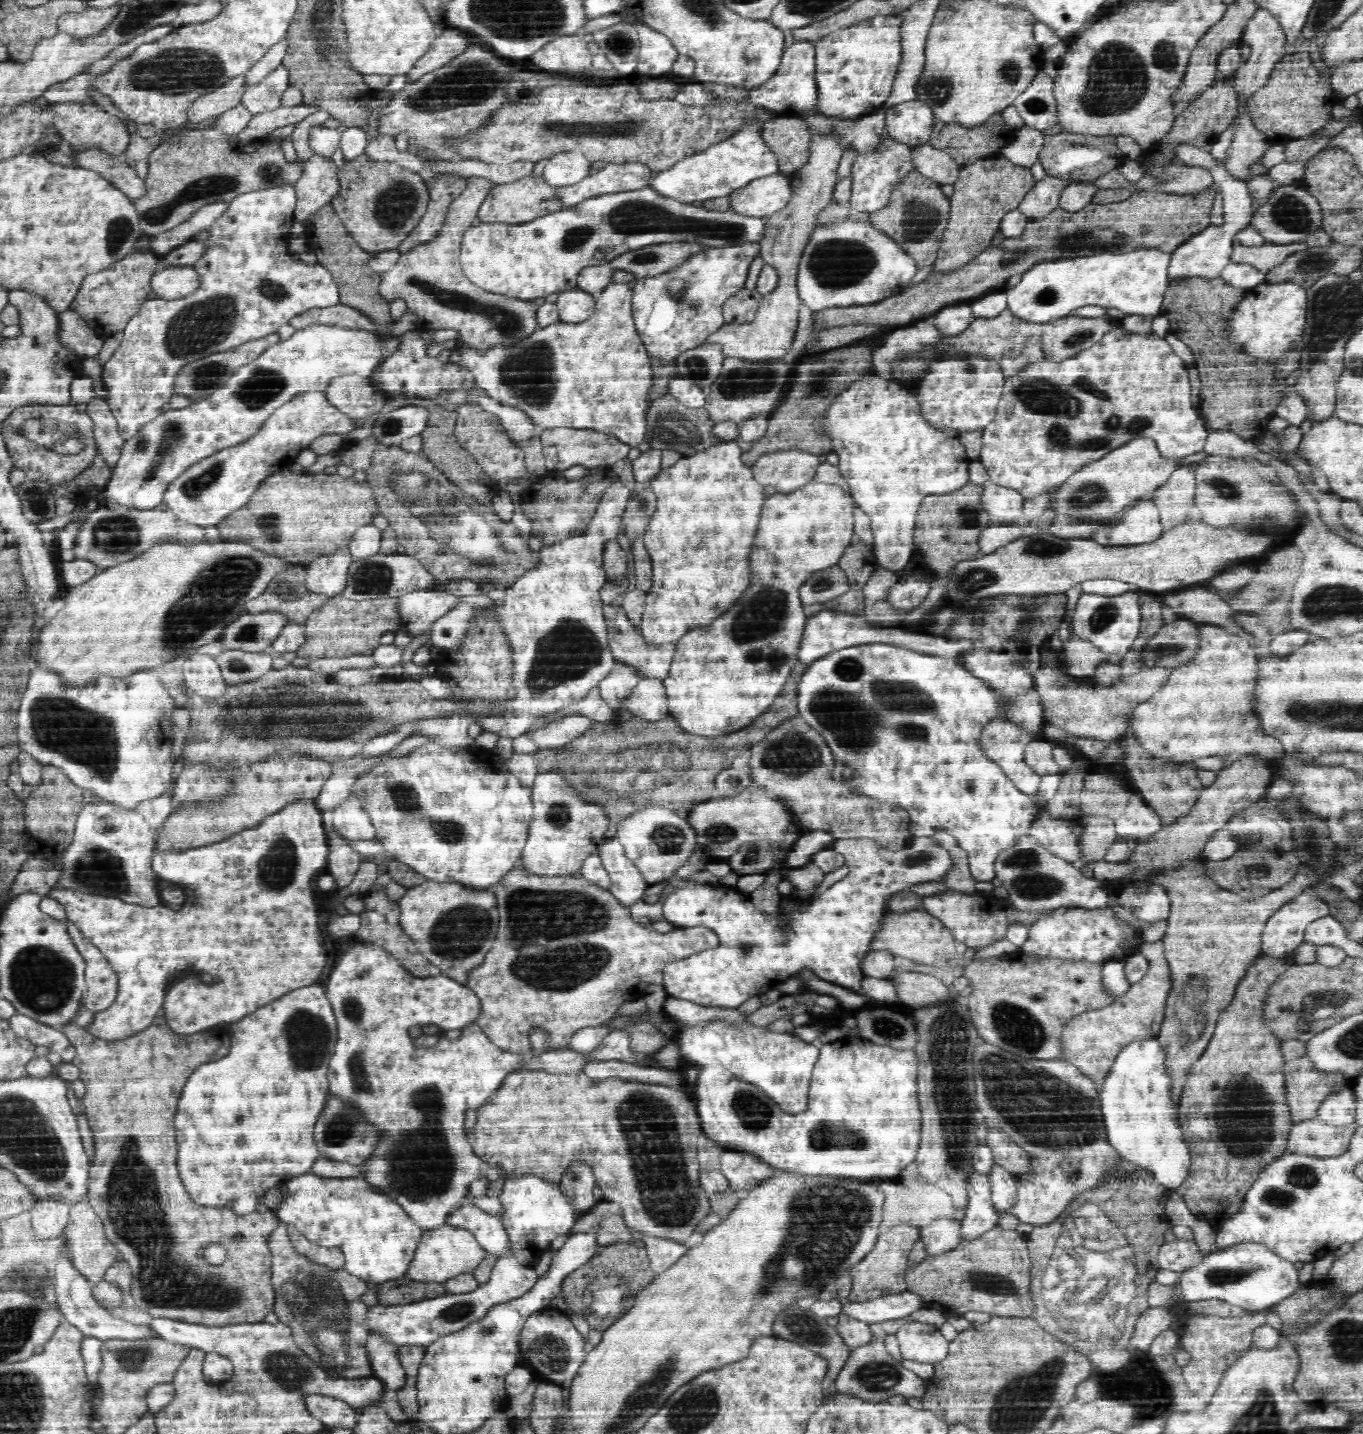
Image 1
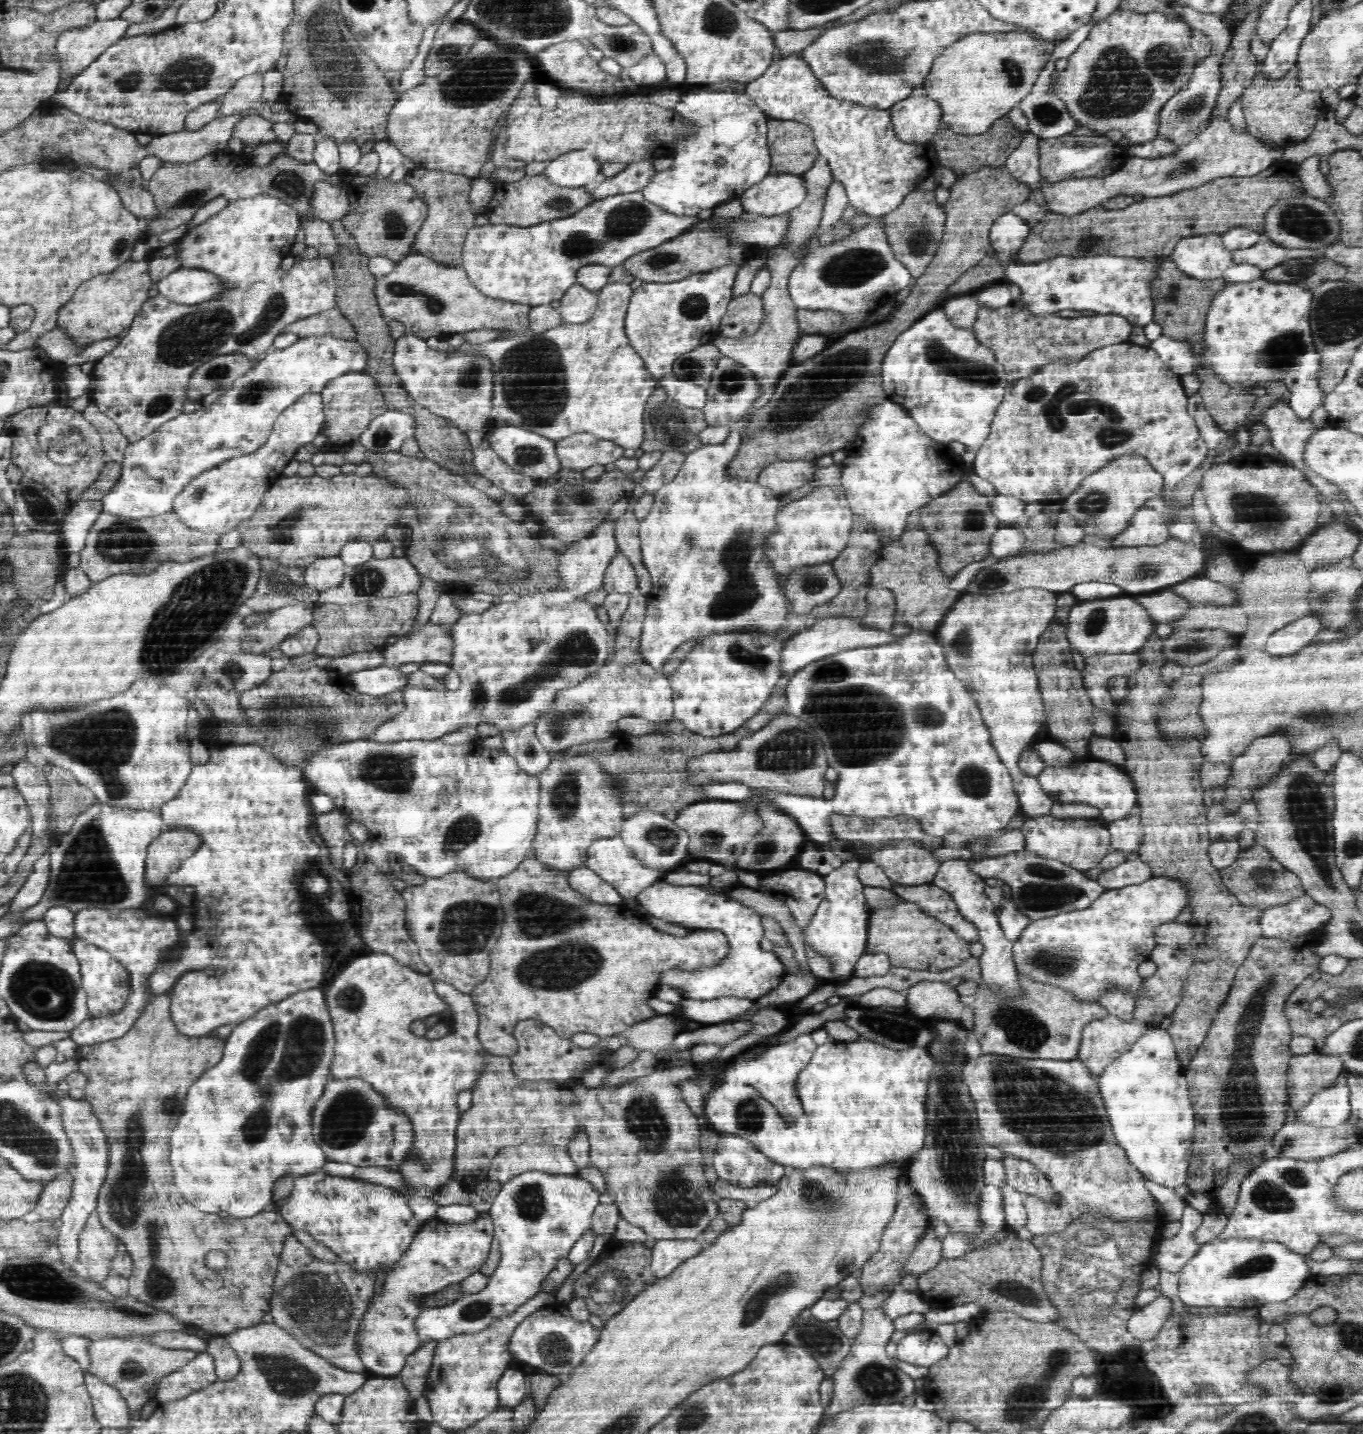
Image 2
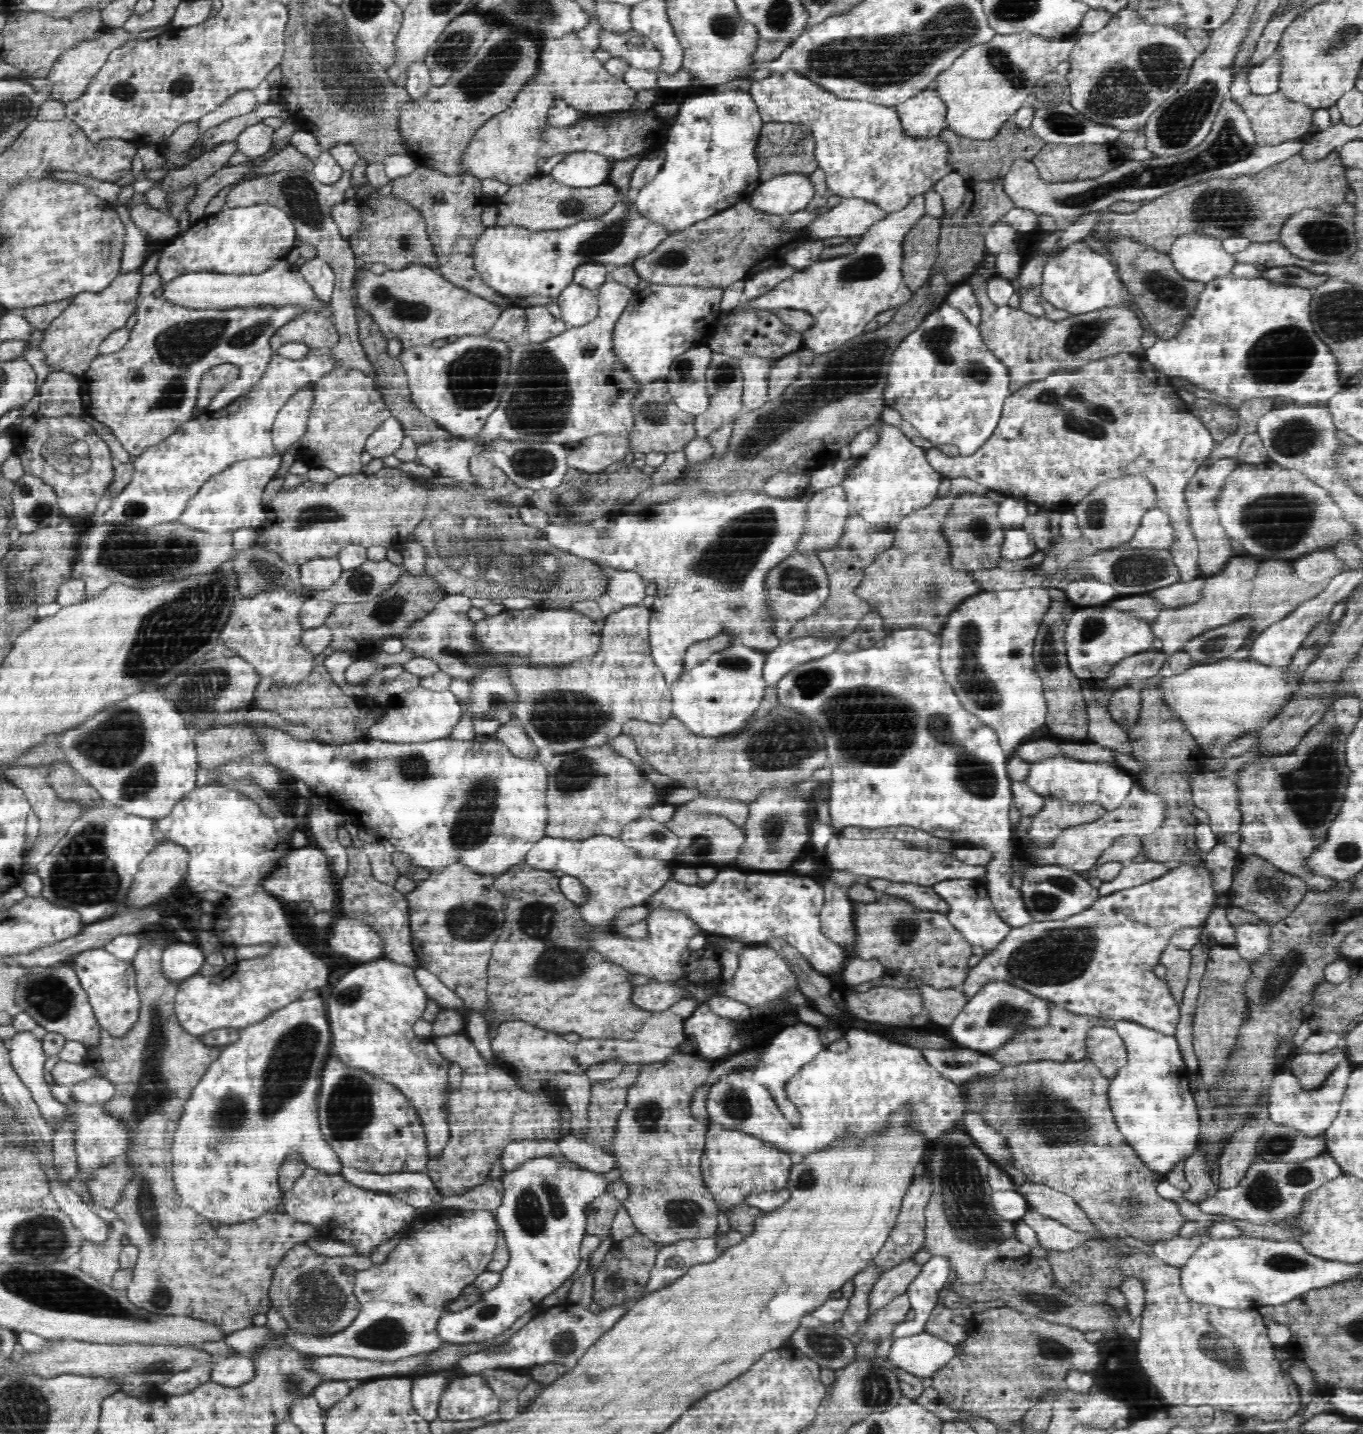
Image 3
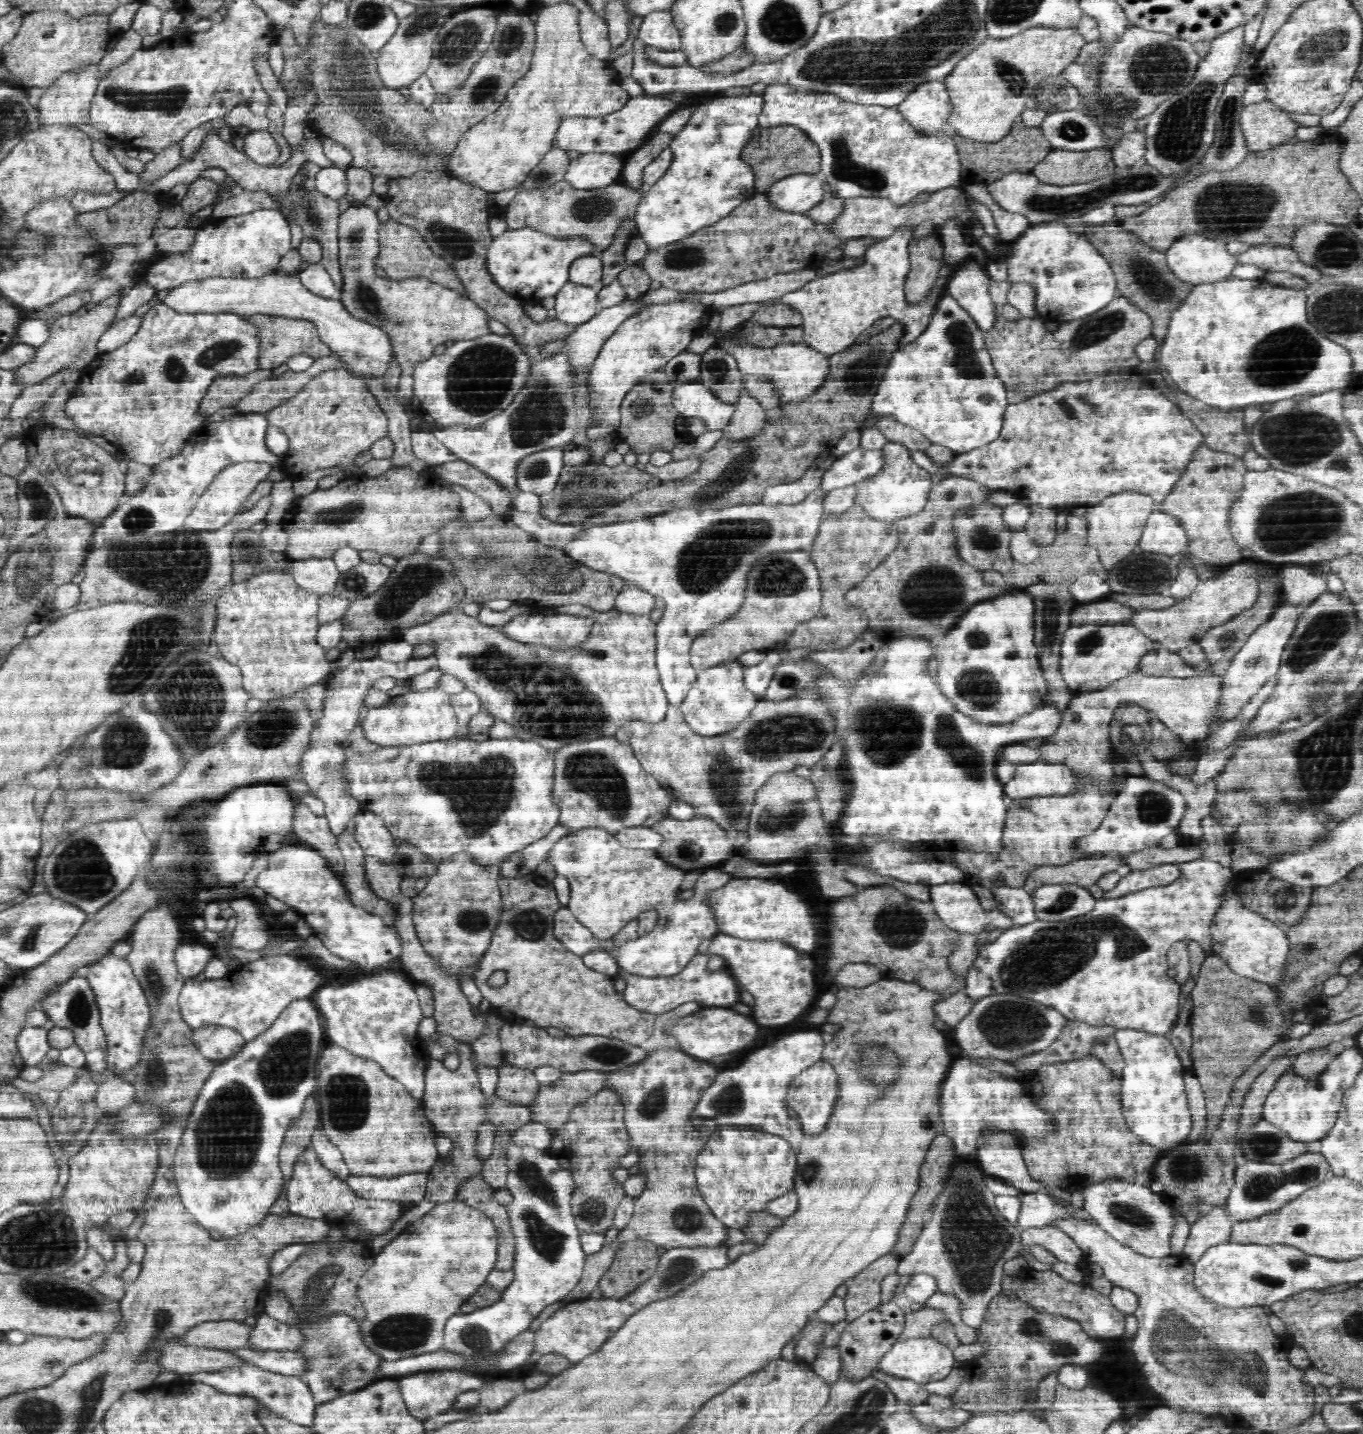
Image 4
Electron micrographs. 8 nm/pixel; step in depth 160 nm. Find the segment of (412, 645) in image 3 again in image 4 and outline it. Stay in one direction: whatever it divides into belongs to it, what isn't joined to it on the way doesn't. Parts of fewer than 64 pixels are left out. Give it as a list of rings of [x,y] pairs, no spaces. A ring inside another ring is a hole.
[[[462,603],[454,605],[426,624],[403,630],[400,636],[411,645],[437,644],[434,653],[437,667],[443,673],[454,675],[474,692],[484,704],[484,711],[513,726],[517,730],[516,738],[534,741],[554,752],[570,743],[614,736],[620,724],[628,720],[658,723],[666,717],[668,702],[656,668],[655,623],[649,613],[624,613],[615,608],[601,612],[590,631],[590,644],[582,652],[546,652],[546,648],[526,648],[526,643],[507,638],[499,628],[484,625],[477,617],[464,613],[462,606]]]

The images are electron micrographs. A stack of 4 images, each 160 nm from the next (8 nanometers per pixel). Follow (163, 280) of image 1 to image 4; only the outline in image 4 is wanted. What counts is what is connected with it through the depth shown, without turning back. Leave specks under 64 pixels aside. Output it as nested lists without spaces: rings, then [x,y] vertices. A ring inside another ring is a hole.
[[[273,271],[267,273],[266,276],[260,277],[204,277],[202,280],[188,280],[184,284],[178,285],[178,288],[169,289],[168,295],[164,298],[163,303],[169,305],[176,312],[182,313],[218,313],[218,312],[232,312],[236,315],[249,316],[255,314],[281,316],[294,319],[303,319],[304,322],[312,322],[317,328],[320,342],[323,342],[331,354],[337,353],[337,356],[342,357],[346,364],[346,370],[358,378],[382,378],[386,374],[386,370],[392,364],[394,353],[392,350],[392,343],[387,338],[387,334],[382,329],[368,324],[366,321],[354,318],[345,309],[345,306],[339,299],[332,299],[330,297],[323,297],[314,294],[306,287],[300,275],[296,273],[280,274]]]

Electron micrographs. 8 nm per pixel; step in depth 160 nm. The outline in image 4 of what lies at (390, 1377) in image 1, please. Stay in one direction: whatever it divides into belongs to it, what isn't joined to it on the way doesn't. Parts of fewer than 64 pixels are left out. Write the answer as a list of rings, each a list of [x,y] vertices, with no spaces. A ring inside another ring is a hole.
[[[462,1198],[448,1203],[438,1203],[432,1210],[429,1210],[422,1218],[415,1220],[394,1240],[391,1240],[388,1245],[375,1254],[373,1263],[366,1269],[358,1282],[358,1299],[362,1301],[363,1310],[366,1311],[366,1316],[359,1322],[359,1336],[362,1338],[363,1346],[366,1346],[376,1355],[380,1355],[384,1361],[394,1361],[406,1356],[416,1356],[424,1354],[424,1352],[436,1352],[443,1348],[442,1336],[445,1333],[445,1324],[454,1313],[460,1313],[462,1304],[473,1294],[478,1292],[478,1288],[488,1280],[488,1274],[496,1269],[497,1246],[499,1236],[496,1235],[496,1229],[490,1217],[485,1215],[485,1212],[471,1207]],[[264,1312],[256,1318],[250,1334],[250,1348],[260,1350],[296,1350],[308,1342],[308,1336],[296,1325],[284,1324]]]

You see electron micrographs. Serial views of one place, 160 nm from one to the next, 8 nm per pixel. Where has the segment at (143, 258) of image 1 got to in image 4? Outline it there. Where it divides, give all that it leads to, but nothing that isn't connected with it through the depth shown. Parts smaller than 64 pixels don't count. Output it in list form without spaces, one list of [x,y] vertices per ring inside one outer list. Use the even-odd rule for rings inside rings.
[[[120,292],[108,296],[102,302],[94,302],[93,300],[80,307],[71,315],[60,316],[55,321],[50,321],[50,338],[42,346],[37,347],[36,356],[32,358],[32,362],[28,362],[16,371],[18,379],[25,387],[39,383],[42,379],[48,378],[56,371],[60,372],[68,369],[82,370],[88,366],[97,356],[97,342],[104,334],[104,331],[110,328],[110,323],[114,320],[116,309],[120,304]]]

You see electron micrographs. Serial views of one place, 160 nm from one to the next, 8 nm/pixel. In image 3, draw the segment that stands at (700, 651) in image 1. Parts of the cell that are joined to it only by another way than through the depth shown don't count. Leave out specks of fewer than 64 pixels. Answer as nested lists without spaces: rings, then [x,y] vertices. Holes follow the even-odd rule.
[[[841,484],[809,493],[810,498],[802,515],[802,525],[798,540],[794,542],[793,554],[818,556],[838,546],[845,531],[846,518],[851,513],[851,505]],[[736,640],[710,653],[706,660],[683,671],[678,680],[670,684],[674,717],[682,720],[695,735],[705,737],[729,734],[740,728],[758,710],[769,686],[764,676],[768,656],[768,649],[752,648]]]

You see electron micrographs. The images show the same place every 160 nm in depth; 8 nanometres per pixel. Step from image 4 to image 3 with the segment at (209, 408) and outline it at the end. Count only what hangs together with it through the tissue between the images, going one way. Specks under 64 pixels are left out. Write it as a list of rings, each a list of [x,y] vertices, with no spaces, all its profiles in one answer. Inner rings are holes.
[[[222,362],[222,364],[214,364],[212,368],[208,368],[202,373],[198,382],[198,398],[196,398],[195,406],[204,412],[209,406],[212,398],[225,386],[234,381],[240,372],[237,364],[230,362]]]

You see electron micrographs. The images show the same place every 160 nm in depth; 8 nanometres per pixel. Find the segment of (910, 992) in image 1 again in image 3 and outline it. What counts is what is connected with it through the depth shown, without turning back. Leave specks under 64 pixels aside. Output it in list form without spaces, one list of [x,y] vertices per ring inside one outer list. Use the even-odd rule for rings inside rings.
[[[924,984],[916,990],[922,999],[923,1011],[928,1012],[931,1018],[931,1027],[952,1024],[968,999],[960,988],[956,987],[938,989]]]

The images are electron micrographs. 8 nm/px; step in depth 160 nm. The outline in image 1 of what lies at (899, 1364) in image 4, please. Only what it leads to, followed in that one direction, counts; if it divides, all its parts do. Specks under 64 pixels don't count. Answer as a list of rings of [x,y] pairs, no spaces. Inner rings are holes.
[[[906,1320],[895,1335],[901,1356],[906,1360],[937,1363],[949,1353],[949,1341],[934,1324]]]

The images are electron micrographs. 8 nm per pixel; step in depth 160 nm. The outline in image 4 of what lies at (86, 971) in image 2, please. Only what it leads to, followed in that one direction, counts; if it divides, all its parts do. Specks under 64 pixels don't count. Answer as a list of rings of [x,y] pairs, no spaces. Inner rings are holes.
[[[108,954],[88,967],[90,968],[87,983],[95,993],[100,1011],[100,1024],[107,1038],[107,1068],[118,1077],[122,1069],[131,1068],[140,1060],[141,1041],[147,1026],[150,1025],[150,1005],[136,979],[134,969],[125,959]]]

